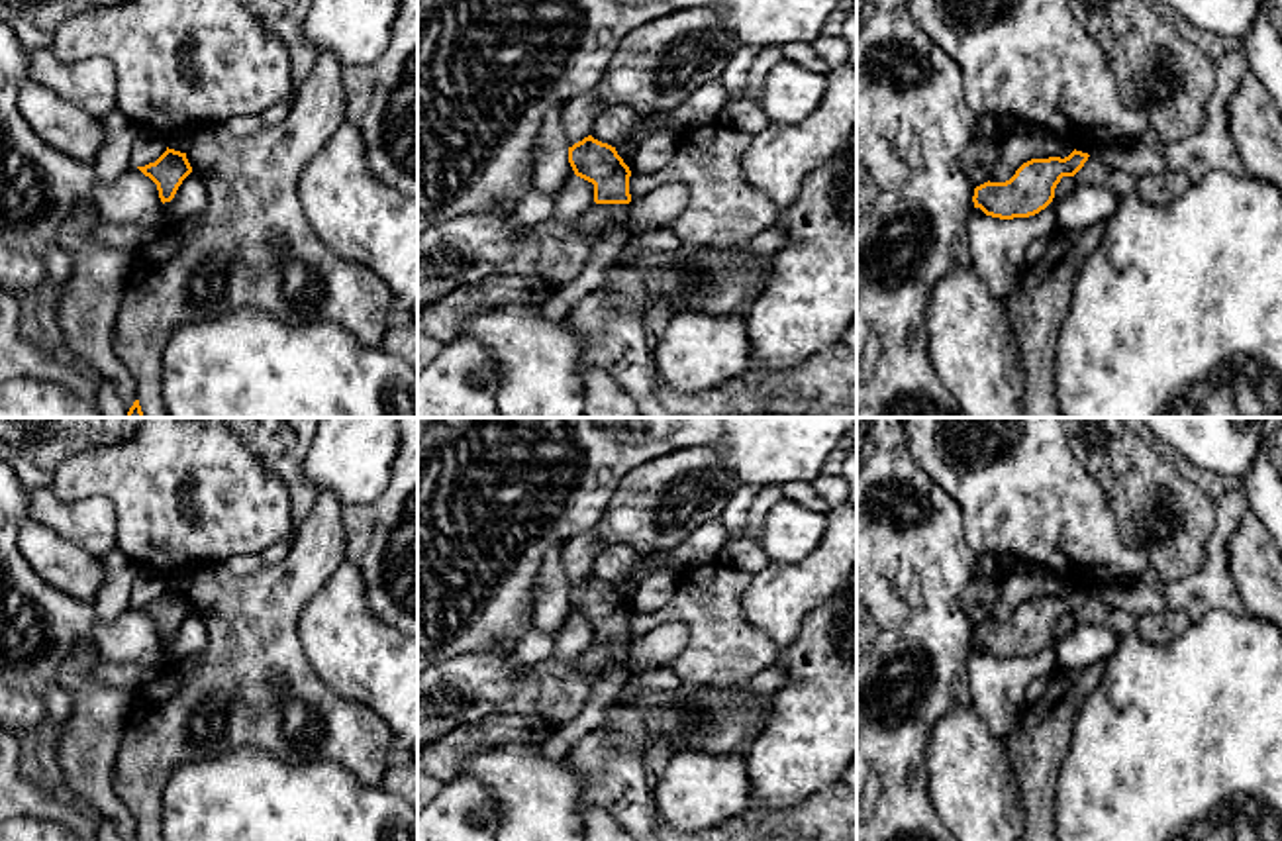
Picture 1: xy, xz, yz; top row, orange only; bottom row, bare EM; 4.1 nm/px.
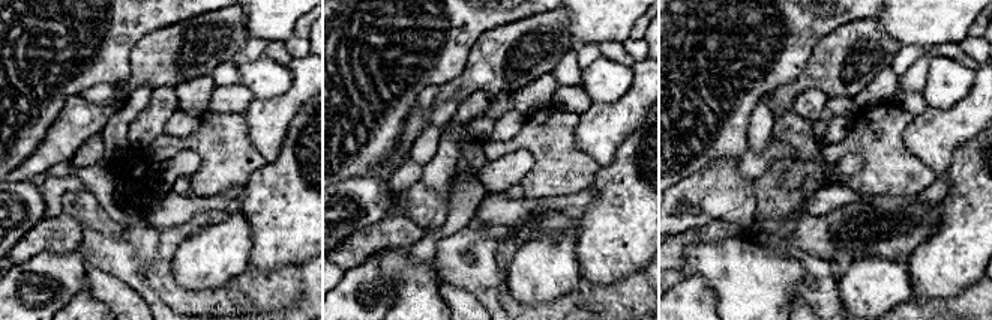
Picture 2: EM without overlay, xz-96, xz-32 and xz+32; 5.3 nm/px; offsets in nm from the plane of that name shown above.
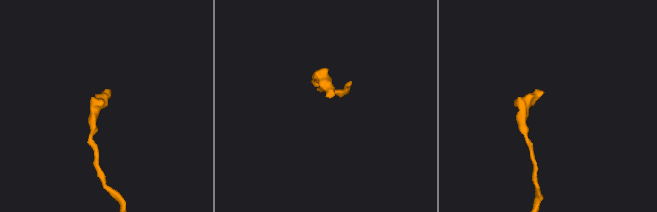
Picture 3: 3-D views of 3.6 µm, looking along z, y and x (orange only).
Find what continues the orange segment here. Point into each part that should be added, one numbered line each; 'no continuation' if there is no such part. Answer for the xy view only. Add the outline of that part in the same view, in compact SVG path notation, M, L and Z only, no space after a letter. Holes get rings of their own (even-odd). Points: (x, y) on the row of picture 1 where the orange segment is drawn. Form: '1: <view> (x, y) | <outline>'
no continuation

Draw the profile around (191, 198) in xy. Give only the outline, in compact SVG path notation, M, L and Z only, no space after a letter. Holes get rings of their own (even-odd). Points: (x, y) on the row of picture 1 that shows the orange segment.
M190 173L178 186L174 198L163 204L163 210L176 222L198 216L208 204L204 182Z

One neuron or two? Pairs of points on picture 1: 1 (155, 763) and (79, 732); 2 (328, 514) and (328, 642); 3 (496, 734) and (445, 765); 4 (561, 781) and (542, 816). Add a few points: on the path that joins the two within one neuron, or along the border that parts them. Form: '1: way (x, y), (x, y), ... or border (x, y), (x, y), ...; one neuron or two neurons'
1: border (132, 704), (112, 775), (112, 789), (118, 794); two neurons
2: border (345, 559), (306, 604), (300, 618); two neurons
3: way (485, 734), (477, 734), (457, 753); one neuron
4: way (553, 789), (542, 800), (542, 808); one neuron

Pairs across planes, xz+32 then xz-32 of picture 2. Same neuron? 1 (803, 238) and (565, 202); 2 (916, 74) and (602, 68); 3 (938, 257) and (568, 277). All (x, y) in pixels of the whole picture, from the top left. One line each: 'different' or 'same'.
1: different
2: different
3: different

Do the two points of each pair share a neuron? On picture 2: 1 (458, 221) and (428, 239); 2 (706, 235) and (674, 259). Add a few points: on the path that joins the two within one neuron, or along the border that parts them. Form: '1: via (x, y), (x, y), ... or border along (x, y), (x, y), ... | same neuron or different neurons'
1: via (450, 227), (435, 235) | same neuron
2: via (697, 235), (691, 236), (677, 250) | same neuron

